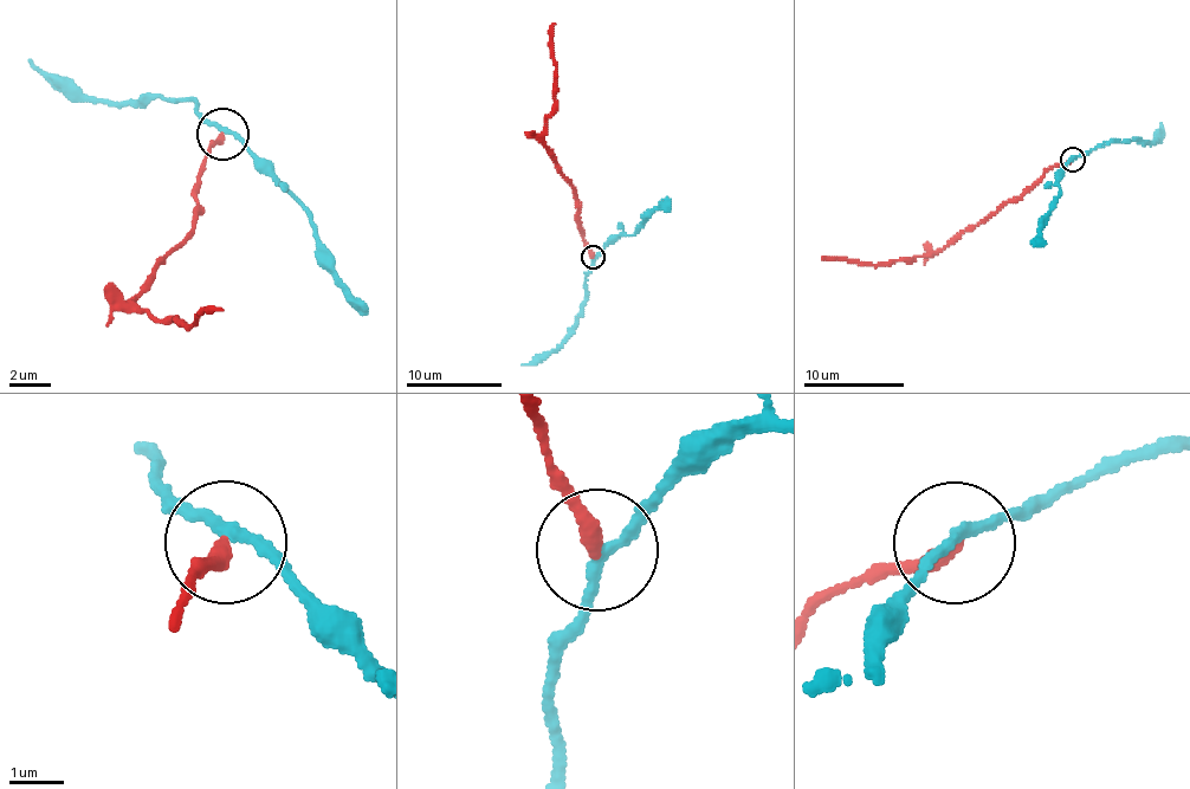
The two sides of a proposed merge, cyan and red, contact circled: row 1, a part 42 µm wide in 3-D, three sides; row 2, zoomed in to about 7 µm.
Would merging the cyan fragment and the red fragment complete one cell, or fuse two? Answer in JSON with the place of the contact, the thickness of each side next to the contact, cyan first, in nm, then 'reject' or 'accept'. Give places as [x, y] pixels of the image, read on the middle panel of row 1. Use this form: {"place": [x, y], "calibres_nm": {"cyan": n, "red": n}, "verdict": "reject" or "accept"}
{"place": [593, 257], "calibres_nm": {"cyan": 190, "red": 300}, "verdict": "reject"}

